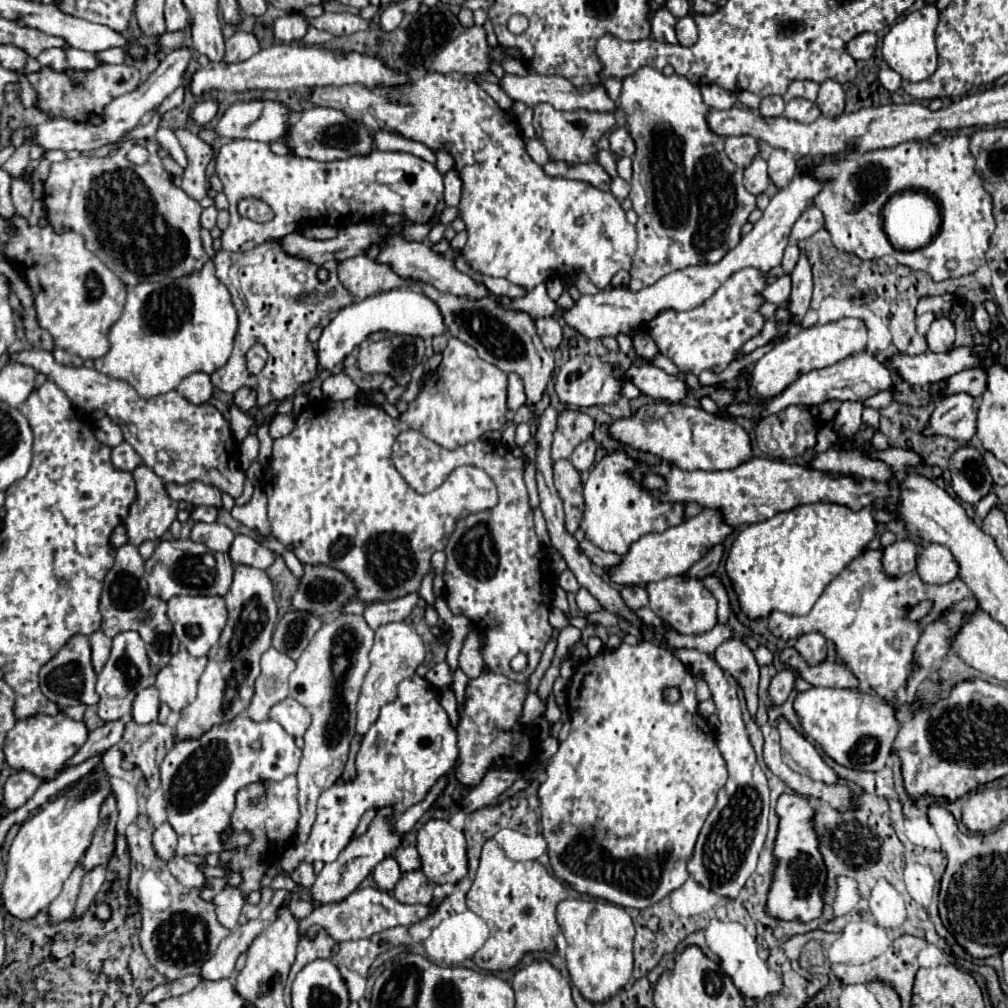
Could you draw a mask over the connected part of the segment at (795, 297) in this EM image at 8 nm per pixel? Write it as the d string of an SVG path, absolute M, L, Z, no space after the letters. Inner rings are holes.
M801 251L799 255L799 261L791 273L791 279L793 279L793 289L789 297L789 311L793 313L793 321L801 321L809 309L811 295L813 295L813 275L811 275L811 265L805 251Z

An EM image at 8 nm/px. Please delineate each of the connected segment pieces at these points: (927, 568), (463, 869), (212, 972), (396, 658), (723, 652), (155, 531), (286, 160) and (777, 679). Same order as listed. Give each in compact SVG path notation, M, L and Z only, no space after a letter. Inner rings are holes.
M933 543L919 553L917 573L925 583L945 585L959 577L959 565L947 547Z
M429 819L417 831L417 851L421 857L421 869L431 883L457 883L467 873L465 835L463 831L449 825L445 819Z
M249 921L237 927L227 939L221 941L217 953L201 967L199 977L205 981L219 981L231 977L235 969L235 961L241 953L245 953L251 941L269 925L271 921Z
M403 621L389 623L375 631L375 645L371 649L369 659L371 659L371 669L367 671L367 677L363 681L361 695L357 701L357 733L359 735L363 735L377 721L379 709L385 703L395 699L397 683L411 677L415 673L415 669L423 663L425 645L423 645L423 639L407 623L403 623Z
M729 639L721 643L715 653L719 667L743 687L747 709L751 715L757 713L757 691L759 691L759 665L753 651L741 639Z
M139 465L133 471L135 483L137 483L137 501L129 509L129 517L125 519L127 537L129 543L139 547L143 541L159 541L171 527L171 523L177 519L177 501L169 499L169 493L165 489L165 481L149 467Z
M239 139L219 149L215 169L229 199L231 223L221 235L223 249L229 253L245 253L265 241L281 241L289 233L317 225L317 221L337 229L385 215L403 215L411 223L427 223L435 215L435 205L443 199L443 175L433 163L411 153L373 149L369 155L321 163L295 155L275 155L267 143ZM249 195L273 209L275 217L269 223L255 223L237 213L237 203Z
M783 669L779 671L769 685L769 705L783 705L789 697L789 693L793 691L793 683L795 683L795 673L791 669Z

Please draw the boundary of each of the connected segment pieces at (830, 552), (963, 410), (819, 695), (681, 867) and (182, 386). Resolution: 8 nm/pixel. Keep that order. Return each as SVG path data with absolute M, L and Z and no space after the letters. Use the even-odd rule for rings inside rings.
M809 503L797 505L791 511L777 513L773 519L745 525L733 541L725 565L727 575L733 579L735 593L739 595L741 609L751 619L767 617L771 611L783 611L787 615L807 615L829 581L833 581L877 537L877 521L873 513L873 505L853 511L837 503Z
M957 393L941 399L931 415L931 423L925 429L925 435L945 435L957 439L959 443L969 443L977 427L975 397L969 393Z
M811 687L797 695L793 709L807 737L813 739L835 763L861 771L879 771L885 767L899 731L895 709L885 699L877 701L871 693L863 693L859 687Z
M639 641L637 645L621 643L619 649L609 653L609 661L601 661L601 657L593 657L577 667L577 673L571 677L571 689L573 689L573 703L571 703L571 731L569 737L559 745L559 751L547 761L545 779L539 787L539 801L541 801L541 829L543 837L547 841L547 853L551 859L551 867L555 875L563 881L567 881L575 891L587 893L593 897L607 899L621 907L633 907L633 909L647 909L665 897L671 895L671 891L679 889L691 875L687 871L687 863L693 857L693 849L699 837L699 831L711 813L715 805L717 791L727 781L727 765L721 757L715 737L711 734L711 727L706 718L697 713L697 699L695 699L695 679L687 671L687 667L677 661L667 649L653 645L649 641ZM675 685L681 689L681 701L677 705L667 705L663 701L663 689Z
M193 373L179 383L177 393L193 405L201 405L211 399L213 385L211 385L211 379L207 373Z

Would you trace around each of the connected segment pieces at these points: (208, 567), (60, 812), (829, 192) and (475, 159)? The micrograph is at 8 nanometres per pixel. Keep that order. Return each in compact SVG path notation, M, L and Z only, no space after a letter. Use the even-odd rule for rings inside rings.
M191 539L161 541L145 563L145 579L149 583L149 593L163 601L175 595L227 595L233 581L233 565L229 553L211 553L205 545Z
M91 771L21 825L9 849L7 877L1 887L3 905L11 915L31 919L61 893L61 885L91 847L99 825L99 811L109 795L109 775L105 771Z
M947 135L937 145L929 141L909 141L891 149L855 153L839 161L825 159L811 163L811 157L803 157L799 161L799 167L801 165L815 167L813 177L825 181L825 189L815 197L813 205L825 213L825 229L831 233L837 249L853 253L859 259L893 255L893 245L881 229L881 205L901 189L925 189L925 193L933 193L941 205L941 233L937 233L925 249L913 253L895 251L895 259L913 271L929 273L933 281L971 275L985 265L989 239L995 231L993 197L985 191L975 171L976 160L967 135Z
M429 71L425 77L421 77L419 81L413 81L413 85L399 85L397 89L361 89L361 85L345 85L341 89L315 89L309 97L307 97L313 105L321 105L321 107L333 107L333 109L339 109L343 111L351 121L357 121L357 123L363 123L367 129L371 131L379 131L379 129L385 129L385 131L391 131L391 133L397 133L397 135L403 135L403 137L409 137L413 141L421 141L425 145L429 145L433 151L437 149L447 149L453 159L455 159L455 169L461 173L461 179L463 179L463 195L461 195L461 203L459 203L459 217L465 221L467 225L467 233L469 233L469 241L467 245L463 247L463 257L465 261L477 269L479 273L485 273L485 275L491 275L491 277L505 277L509 279L511 283L517 283L517 285L523 285L527 289L533 289L535 285L547 281L547 279L553 279L553 277L563 277L563 275L571 275L575 269L581 269L585 271L591 281L599 287L599 289L605 289L611 285L611 279L617 271L621 269L631 269L631 259L637 251L637 235L635 235L635 227L625 219L625 211L621 209L619 201L611 195L611 193L605 193L585 181L573 181L573 179L563 179L563 177L547 177L543 173L543 169L533 163L533 159L527 155L525 151L525 143L523 143L523 137L521 137L521 131L515 123L515 119L505 113L503 109L499 109L499 105L487 95L487 91L483 91L475 81L467 79L463 73L437 73L437 71Z

